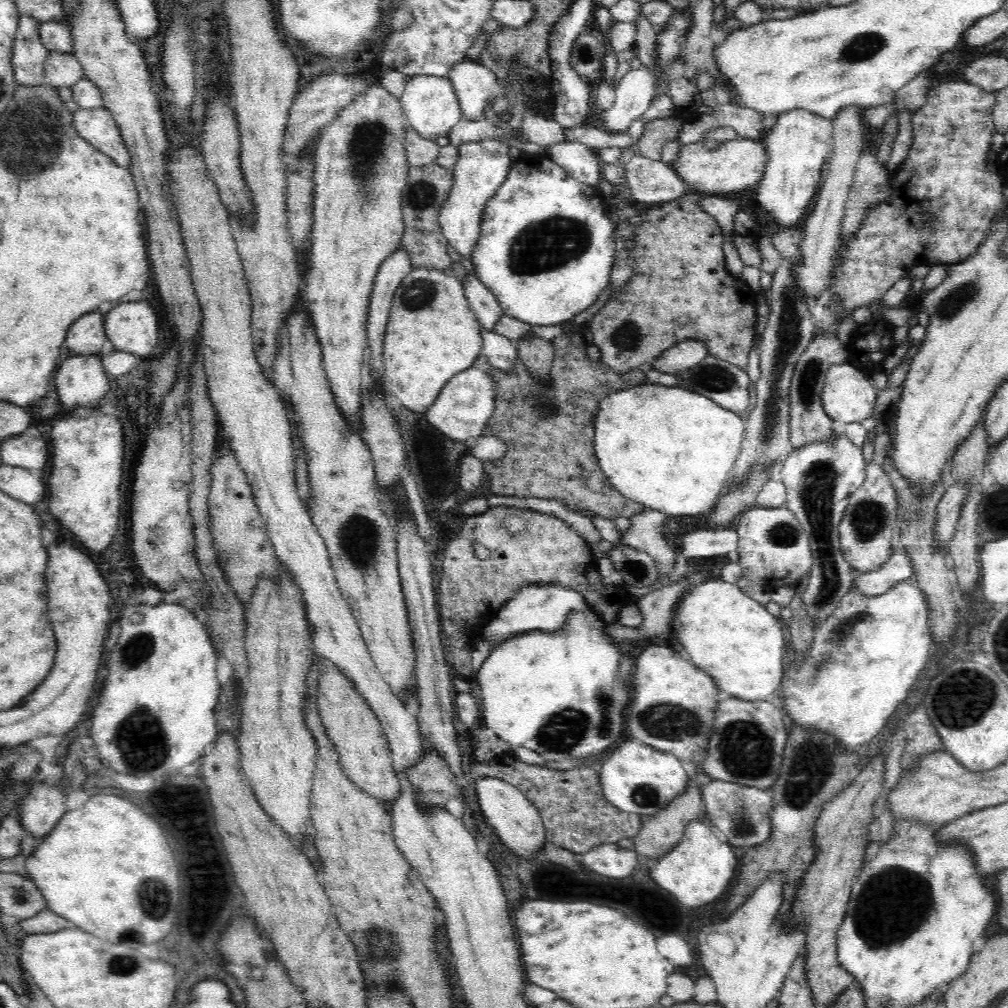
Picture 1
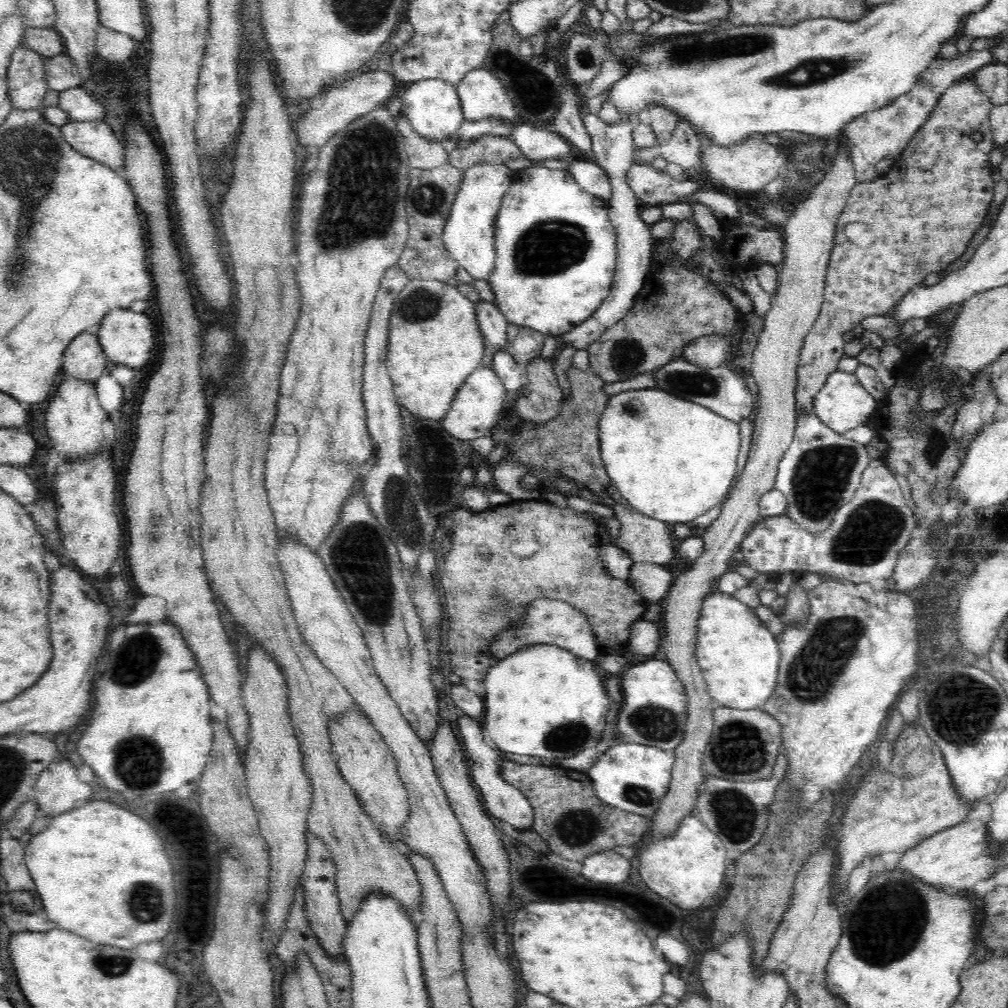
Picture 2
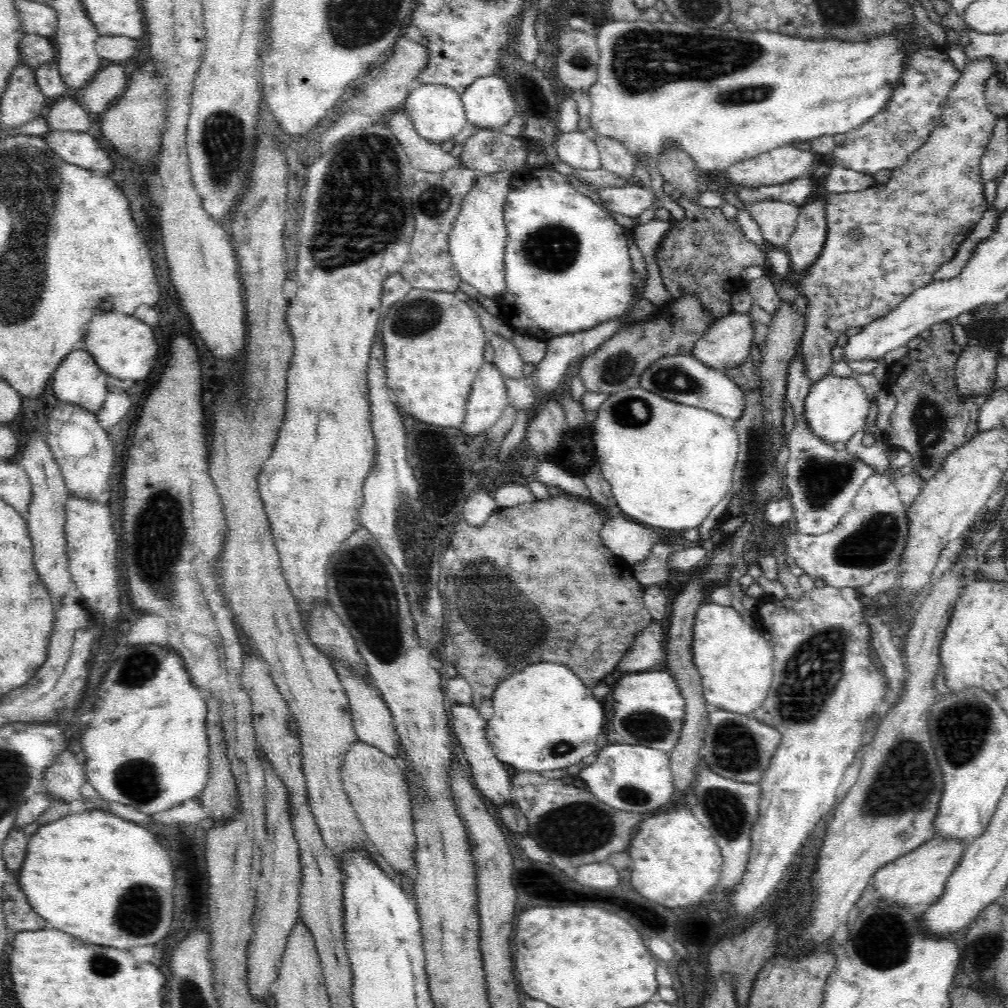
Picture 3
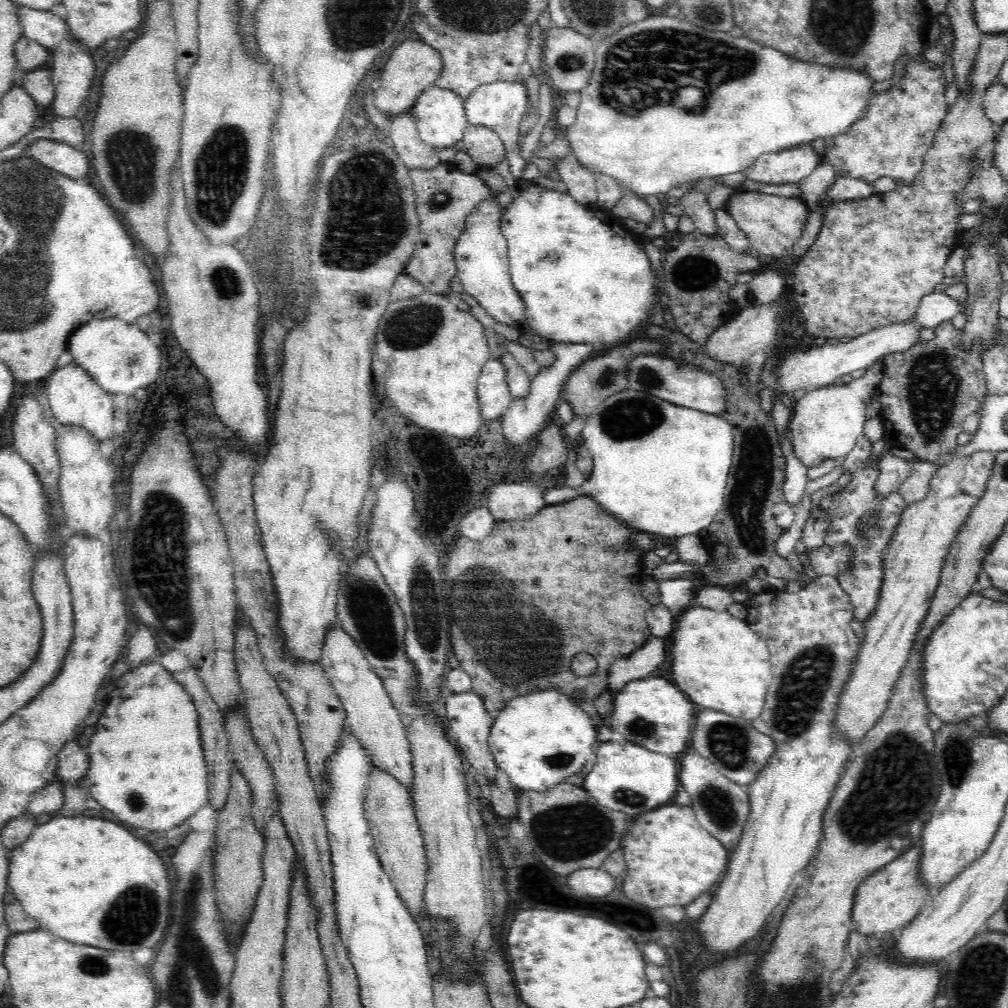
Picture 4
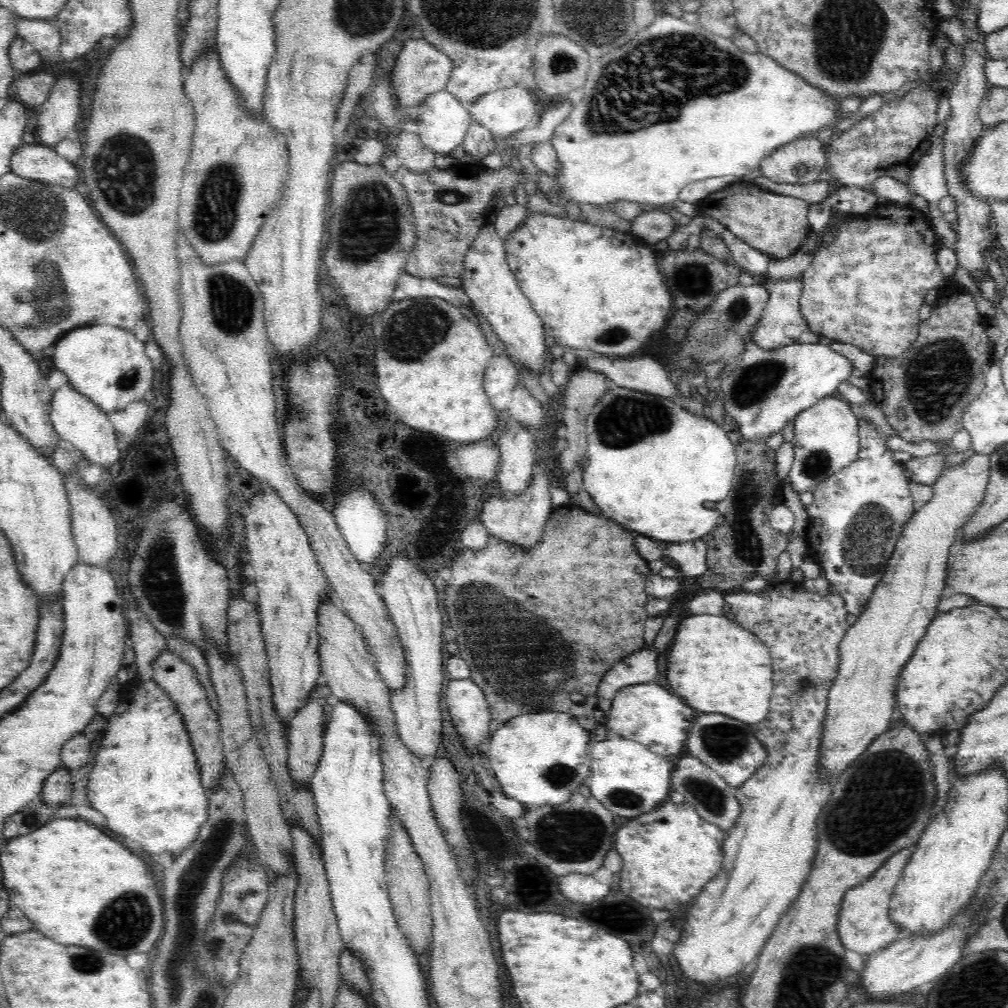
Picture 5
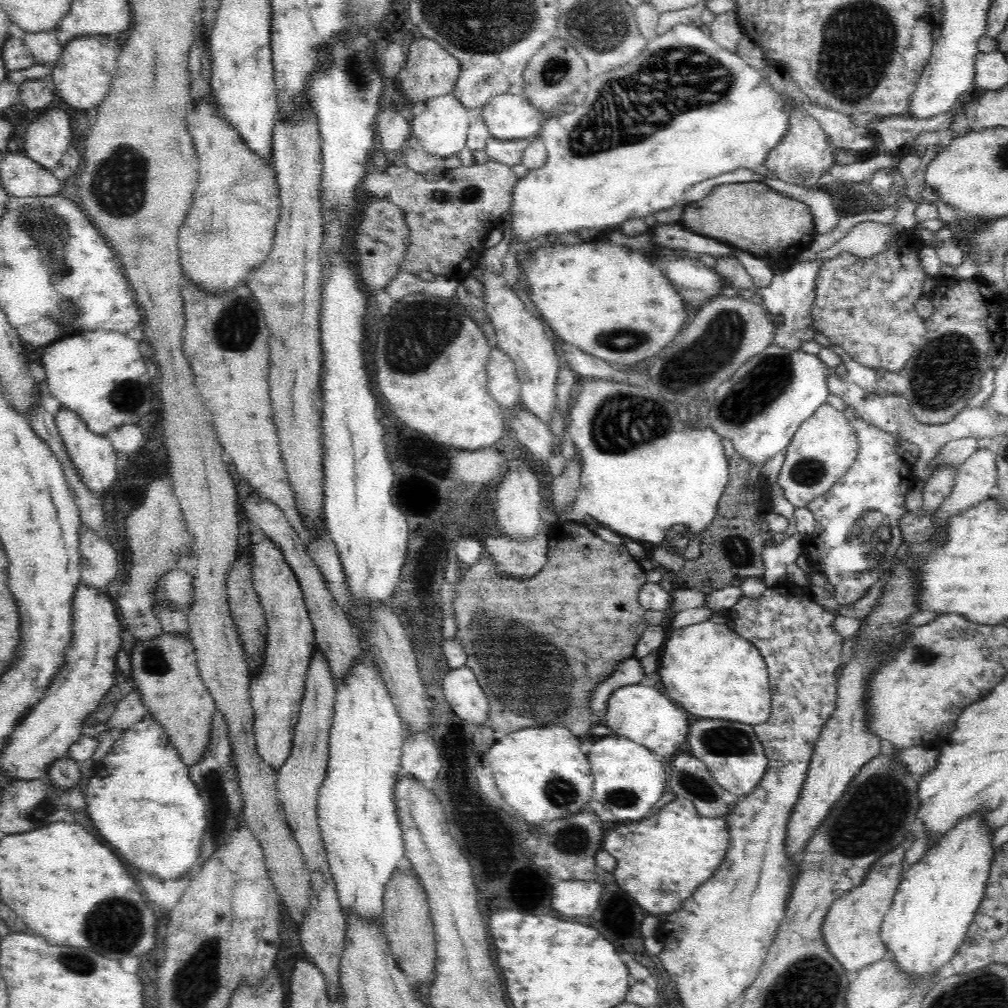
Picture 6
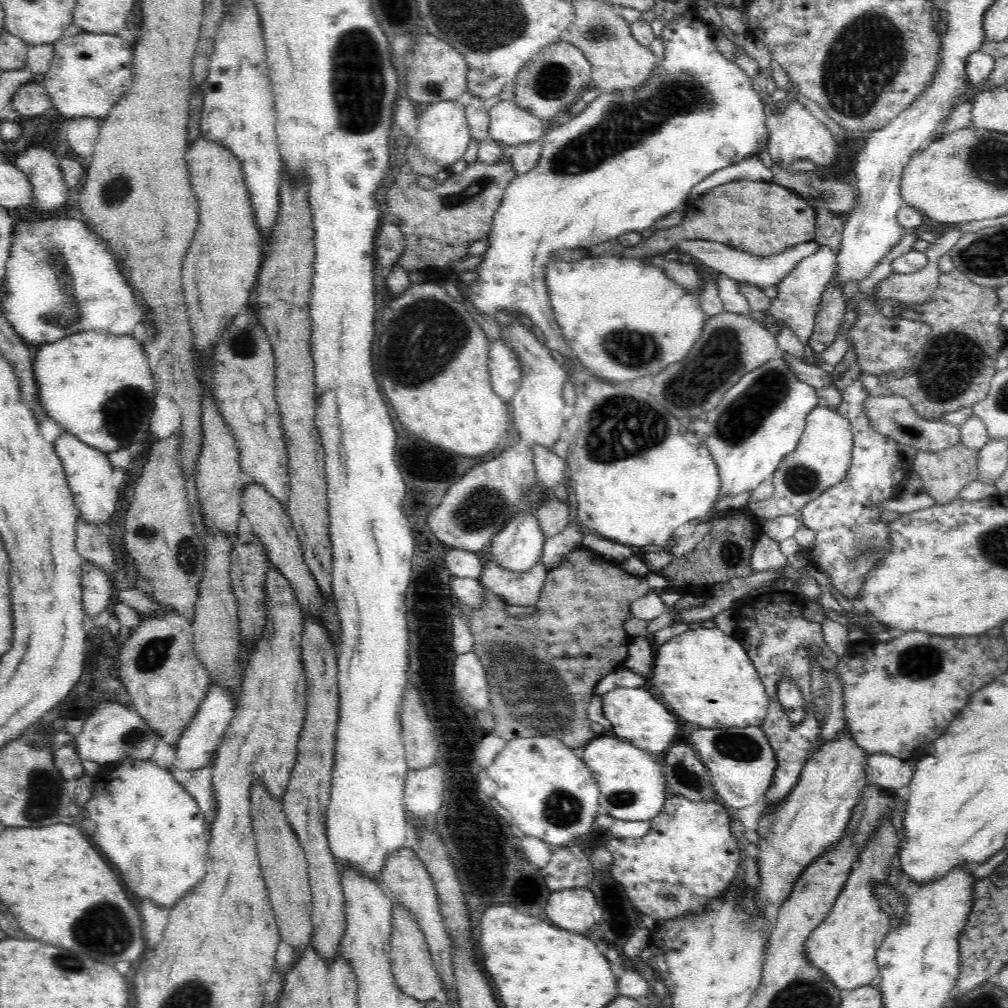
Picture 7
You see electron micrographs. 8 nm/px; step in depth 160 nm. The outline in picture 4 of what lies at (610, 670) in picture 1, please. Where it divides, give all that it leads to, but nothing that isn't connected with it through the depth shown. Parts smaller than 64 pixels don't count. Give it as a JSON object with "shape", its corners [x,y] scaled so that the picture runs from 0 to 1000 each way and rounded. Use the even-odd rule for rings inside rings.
{"shape":[[[549,683],[534,685],[518,692],[508,692],[489,713],[485,743],[494,763],[504,769],[513,785],[540,787],[559,778],[589,749],[589,712],[577,704],[562,687]],[[567,766],[567,768],[565,768]]]}

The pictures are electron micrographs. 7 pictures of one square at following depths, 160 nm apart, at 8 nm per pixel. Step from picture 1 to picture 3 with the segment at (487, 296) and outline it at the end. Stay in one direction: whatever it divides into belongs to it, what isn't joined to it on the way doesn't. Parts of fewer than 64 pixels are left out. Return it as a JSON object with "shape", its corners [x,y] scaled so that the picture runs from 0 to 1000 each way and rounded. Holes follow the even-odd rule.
{"shape":[[[481,329],[481,333],[490,345],[489,360],[496,366],[496,369],[503,375],[519,376],[521,361],[508,338],[502,337],[489,329]]]}

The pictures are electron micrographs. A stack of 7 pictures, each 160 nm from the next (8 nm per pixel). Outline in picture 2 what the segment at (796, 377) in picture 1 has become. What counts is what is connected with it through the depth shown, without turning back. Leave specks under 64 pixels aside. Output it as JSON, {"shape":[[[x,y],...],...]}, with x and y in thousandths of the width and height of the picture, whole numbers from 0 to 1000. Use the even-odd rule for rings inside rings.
{"shape":[[[963,75],[955,77],[950,83],[944,83],[931,99],[929,107],[923,113],[923,117],[919,119],[919,123],[911,129],[911,132],[905,139],[903,139],[901,145],[899,145],[897,151],[891,158],[887,159],[884,164],[884,168],[877,175],[868,175],[864,180],[851,181],[850,184],[843,189],[839,202],[835,207],[835,210],[831,213],[831,220],[829,221],[828,239],[825,250],[823,251],[821,266],[819,269],[819,282],[817,284],[817,300],[814,305],[812,316],[808,319],[803,331],[800,331],[798,335],[798,344],[794,351],[794,358],[792,365],[790,365],[791,379],[790,379],[790,411],[807,409],[807,399],[812,388],[817,383],[821,373],[824,369],[829,369],[832,358],[837,355],[837,329],[845,328],[848,324],[852,323],[854,319],[862,313],[875,313],[882,312],[888,307],[890,301],[905,287],[913,285],[919,274],[925,272],[925,270],[932,270],[938,267],[942,261],[946,260],[949,256],[952,256],[960,241],[964,238],[966,231],[972,226],[980,205],[984,202],[984,195],[986,194],[986,180],[984,179],[983,167],[980,165],[980,159],[982,159],[982,151],[986,147],[985,133],[983,130],[982,108],[984,103],[978,93],[971,89],[971,85]],[[972,131],[974,133],[974,139],[971,141],[964,138],[964,133]],[[844,220],[857,220],[865,230],[867,230],[867,240],[861,242],[859,246],[851,246],[847,244],[839,234],[837,234],[837,224]]]}

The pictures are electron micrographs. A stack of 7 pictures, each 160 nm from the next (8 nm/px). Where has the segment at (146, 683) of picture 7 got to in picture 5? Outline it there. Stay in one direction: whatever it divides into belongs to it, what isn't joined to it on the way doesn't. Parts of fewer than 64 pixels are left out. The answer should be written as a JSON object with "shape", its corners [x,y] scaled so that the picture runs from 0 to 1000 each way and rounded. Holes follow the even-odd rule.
{"shape":[[[165,644],[152,655],[150,675],[166,688],[166,691],[172,695],[174,702],[181,709],[182,719],[188,728],[188,738],[196,761],[198,761],[200,779],[204,784],[214,782],[218,778],[218,772],[220,772],[225,761],[222,742],[219,737],[219,720],[216,705],[210,702],[206,696],[206,691],[198,674],[196,674],[194,664],[183,656],[181,652],[177,652]]]}

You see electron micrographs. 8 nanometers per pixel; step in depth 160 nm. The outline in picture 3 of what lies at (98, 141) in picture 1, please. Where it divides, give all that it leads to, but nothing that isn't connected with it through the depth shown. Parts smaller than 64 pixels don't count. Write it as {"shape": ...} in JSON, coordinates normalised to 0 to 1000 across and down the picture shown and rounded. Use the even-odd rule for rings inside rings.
{"shape":[[[54,129],[42,135],[48,147],[62,159],[79,167],[90,169],[111,169],[111,159],[107,151],[91,136],[87,130],[69,131]]]}

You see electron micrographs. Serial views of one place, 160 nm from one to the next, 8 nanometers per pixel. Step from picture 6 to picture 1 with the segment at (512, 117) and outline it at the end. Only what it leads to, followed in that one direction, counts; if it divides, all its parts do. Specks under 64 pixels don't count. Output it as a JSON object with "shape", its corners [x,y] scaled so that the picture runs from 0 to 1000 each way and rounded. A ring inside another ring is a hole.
{"shape":[[[462,60],[448,65],[444,75],[458,115],[462,119],[480,117],[480,109],[501,93],[492,74],[473,61]]]}

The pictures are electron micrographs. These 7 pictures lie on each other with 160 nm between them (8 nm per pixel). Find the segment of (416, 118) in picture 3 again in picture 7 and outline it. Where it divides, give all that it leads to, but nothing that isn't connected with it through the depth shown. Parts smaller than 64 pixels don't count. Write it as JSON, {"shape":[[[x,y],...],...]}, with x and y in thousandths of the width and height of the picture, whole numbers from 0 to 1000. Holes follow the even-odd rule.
{"shape":[[[438,99],[426,103],[414,117],[413,146],[424,156],[444,166],[462,156],[462,150],[469,139],[461,114],[461,105],[450,99]]]}

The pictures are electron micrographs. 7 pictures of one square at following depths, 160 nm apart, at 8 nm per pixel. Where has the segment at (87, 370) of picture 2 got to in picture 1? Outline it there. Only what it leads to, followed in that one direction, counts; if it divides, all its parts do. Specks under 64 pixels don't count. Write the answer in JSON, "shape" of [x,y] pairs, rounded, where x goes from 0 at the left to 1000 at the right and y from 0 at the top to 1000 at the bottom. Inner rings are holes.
{"shape":[[[96,308],[70,321],[64,337],[65,345],[71,349],[71,352],[83,354],[100,352],[101,344],[106,336],[103,315]]]}

